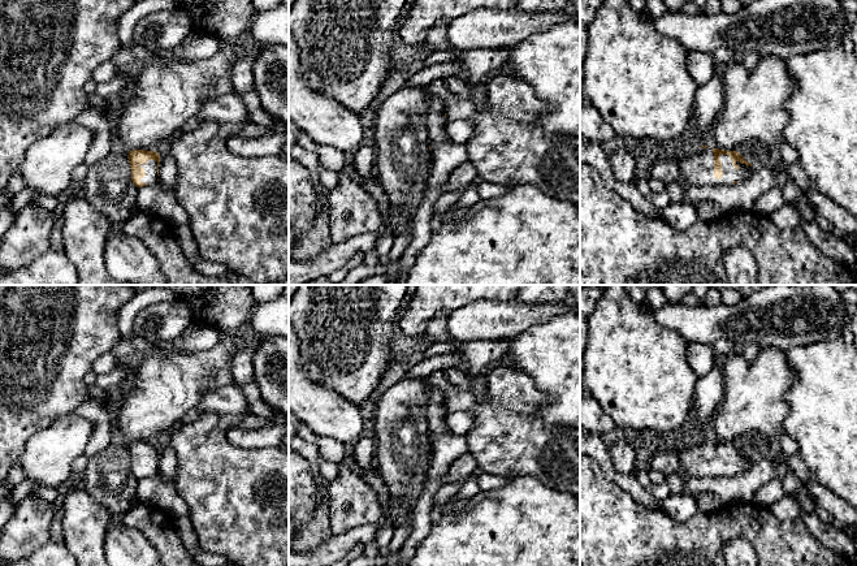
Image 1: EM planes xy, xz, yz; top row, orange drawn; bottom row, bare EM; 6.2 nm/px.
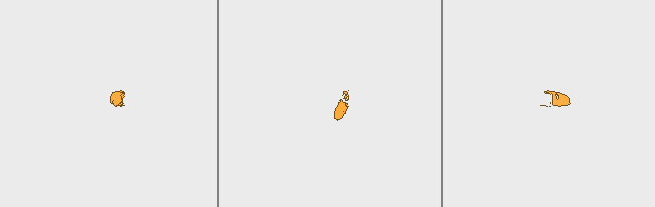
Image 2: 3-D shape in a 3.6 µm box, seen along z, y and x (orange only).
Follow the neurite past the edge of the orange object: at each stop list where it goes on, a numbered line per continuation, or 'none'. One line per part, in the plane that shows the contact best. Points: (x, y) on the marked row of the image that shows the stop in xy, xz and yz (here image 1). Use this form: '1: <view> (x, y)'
1: yz (696, 165)

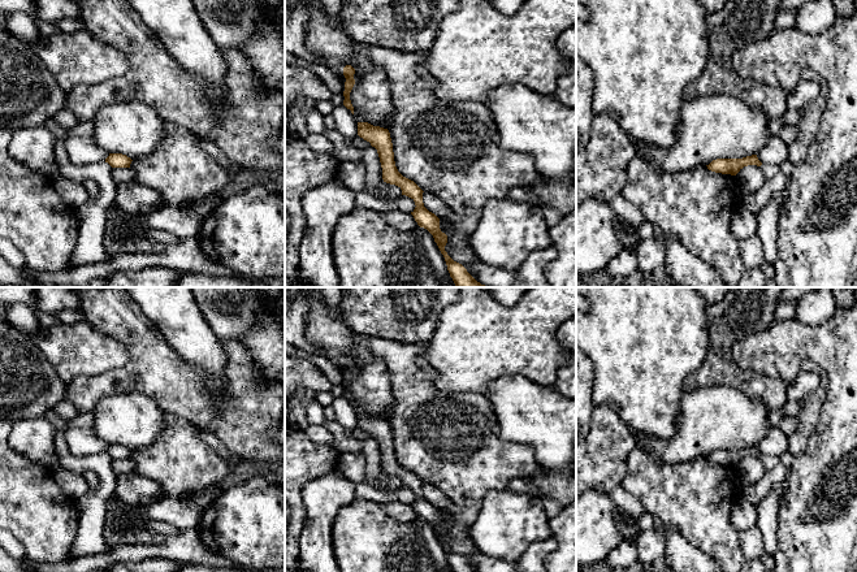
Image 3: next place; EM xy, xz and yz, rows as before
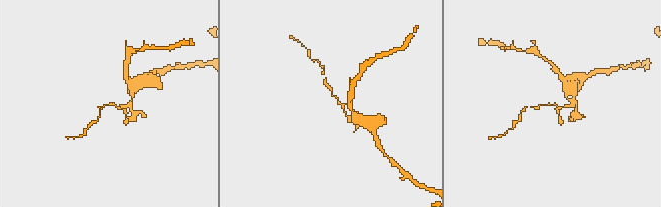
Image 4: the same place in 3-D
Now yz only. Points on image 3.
none

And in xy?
none

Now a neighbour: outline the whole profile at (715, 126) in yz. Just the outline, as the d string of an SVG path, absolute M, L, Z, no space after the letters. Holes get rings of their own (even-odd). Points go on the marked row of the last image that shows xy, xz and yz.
M707 95L683 103L676 140L668 147L657 147L642 142L633 142L639 155L644 156L653 166L667 172L692 170L709 165L717 159L743 159L757 155L771 136L769 133L770 118L731 95Z

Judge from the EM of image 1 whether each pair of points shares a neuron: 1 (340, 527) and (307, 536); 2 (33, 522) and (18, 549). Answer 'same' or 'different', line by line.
1: different
2: same

